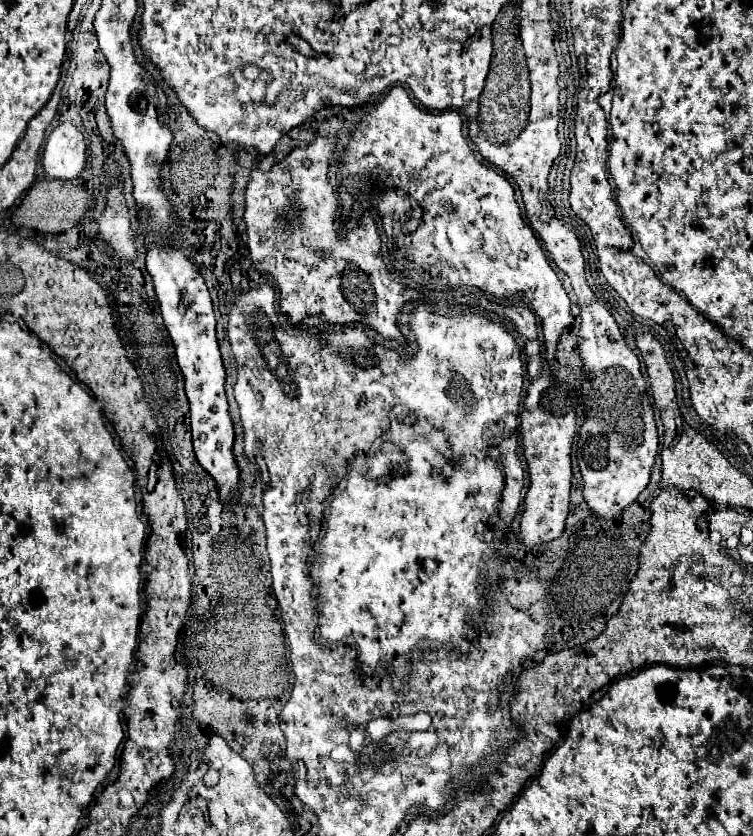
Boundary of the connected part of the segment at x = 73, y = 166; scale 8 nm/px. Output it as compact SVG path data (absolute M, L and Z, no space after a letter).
M69 122L59 124L47 138L41 164L49 178L75 180L85 168L87 146L83 134Z

